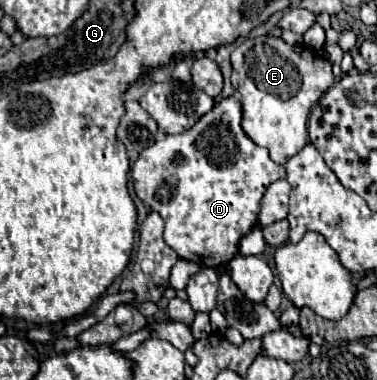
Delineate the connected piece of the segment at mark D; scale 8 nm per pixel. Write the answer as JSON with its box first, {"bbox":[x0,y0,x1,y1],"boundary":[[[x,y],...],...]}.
{"bbox":[131,97,285,267],"boundary":[[[227,97],[227,99],[223,99],[223,101],[217,101],[215,103],[215,107],[207,113],[207,115],[203,115],[191,129],[187,129],[185,133],[179,133],[179,135],[165,135],[163,139],[157,139],[151,147],[147,147],[141,155],[139,155],[139,159],[133,163],[133,167],[131,167],[131,179],[133,179],[133,187],[135,187],[135,193],[137,193],[137,197],[143,201],[143,203],[147,203],[153,211],[157,211],[161,217],[163,217],[163,221],[165,221],[165,243],[173,249],[173,251],[177,251],[177,255],[181,257],[181,259],[187,259],[187,261],[193,261],[193,263],[197,263],[199,267],[219,267],[219,265],[223,265],[223,263],[229,263],[237,253],[239,253],[239,241],[241,241],[241,237],[243,235],[247,235],[253,227],[255,227],[255,223],[257,223],[257,215],[259,215],[259,203],[261,203],[261,197],[263,197],[263,193],[267,191],[267,187],[273,183],[273,181],[277,181],[277,179],[285,179],[285,169],[283,169],[283,165],[277,165],[275,161],[271,161],[271,157],[269,157],[269,151],[265,149],[265,147],[259,147],[259,145],[255,145],[247,135],[245,135],[245,131],[243,131],[243,127],[241,127],[241,117],[243,117],[243,111],[241,111],[241,103],[239,103],[239,99],[235,99],[235,97]]]}

